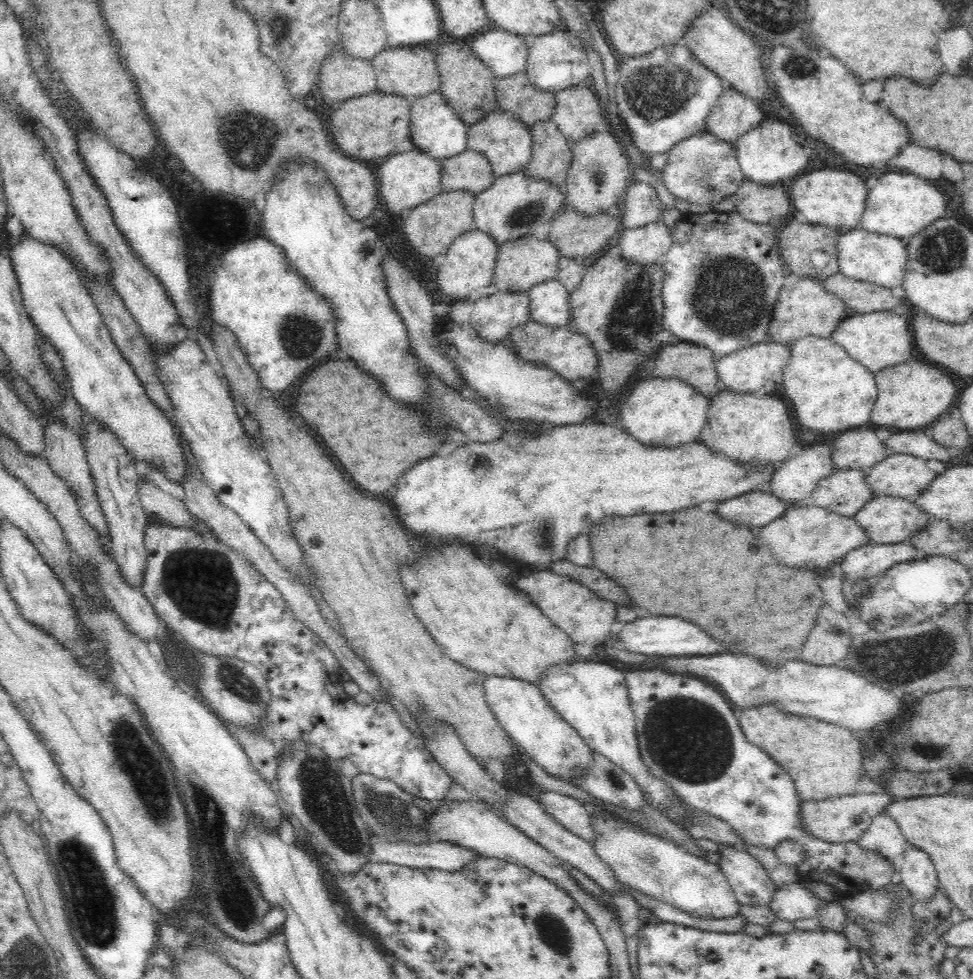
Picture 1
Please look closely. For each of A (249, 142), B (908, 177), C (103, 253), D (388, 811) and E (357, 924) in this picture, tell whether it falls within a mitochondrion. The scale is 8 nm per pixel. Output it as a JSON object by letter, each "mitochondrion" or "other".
{"A":"mitochondrion","B":"other","C":"other","D":"mitochondrion","E":"other"}

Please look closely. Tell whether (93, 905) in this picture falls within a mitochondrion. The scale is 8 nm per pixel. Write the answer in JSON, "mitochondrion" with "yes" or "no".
{"mitochondrion":"yes"}

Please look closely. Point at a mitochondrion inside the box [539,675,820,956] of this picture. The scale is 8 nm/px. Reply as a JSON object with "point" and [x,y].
{"point":[692,741]}

